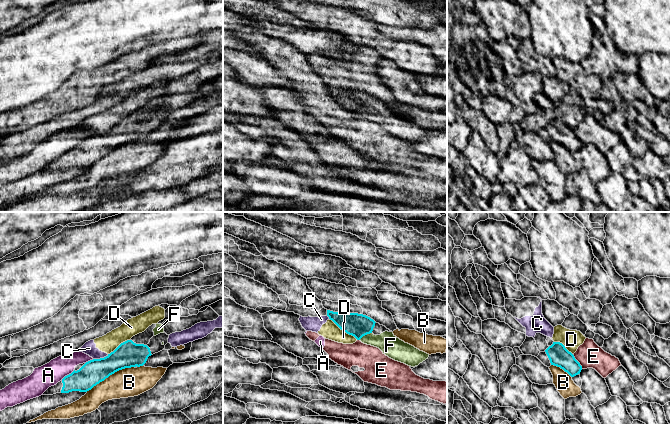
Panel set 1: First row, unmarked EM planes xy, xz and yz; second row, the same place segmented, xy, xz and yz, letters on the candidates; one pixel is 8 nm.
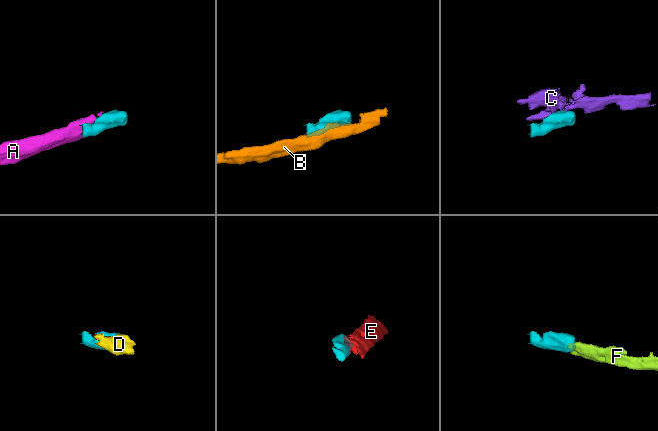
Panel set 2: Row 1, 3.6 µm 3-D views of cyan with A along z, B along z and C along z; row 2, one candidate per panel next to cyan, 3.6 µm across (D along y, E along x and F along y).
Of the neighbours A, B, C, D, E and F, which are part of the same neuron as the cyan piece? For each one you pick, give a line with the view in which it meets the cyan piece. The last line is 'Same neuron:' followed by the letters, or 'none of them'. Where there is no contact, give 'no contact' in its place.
F: meets cyan in xz
Same neuron: F

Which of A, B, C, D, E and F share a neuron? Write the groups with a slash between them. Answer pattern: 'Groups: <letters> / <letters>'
Groups: A E / B / C / D / F

